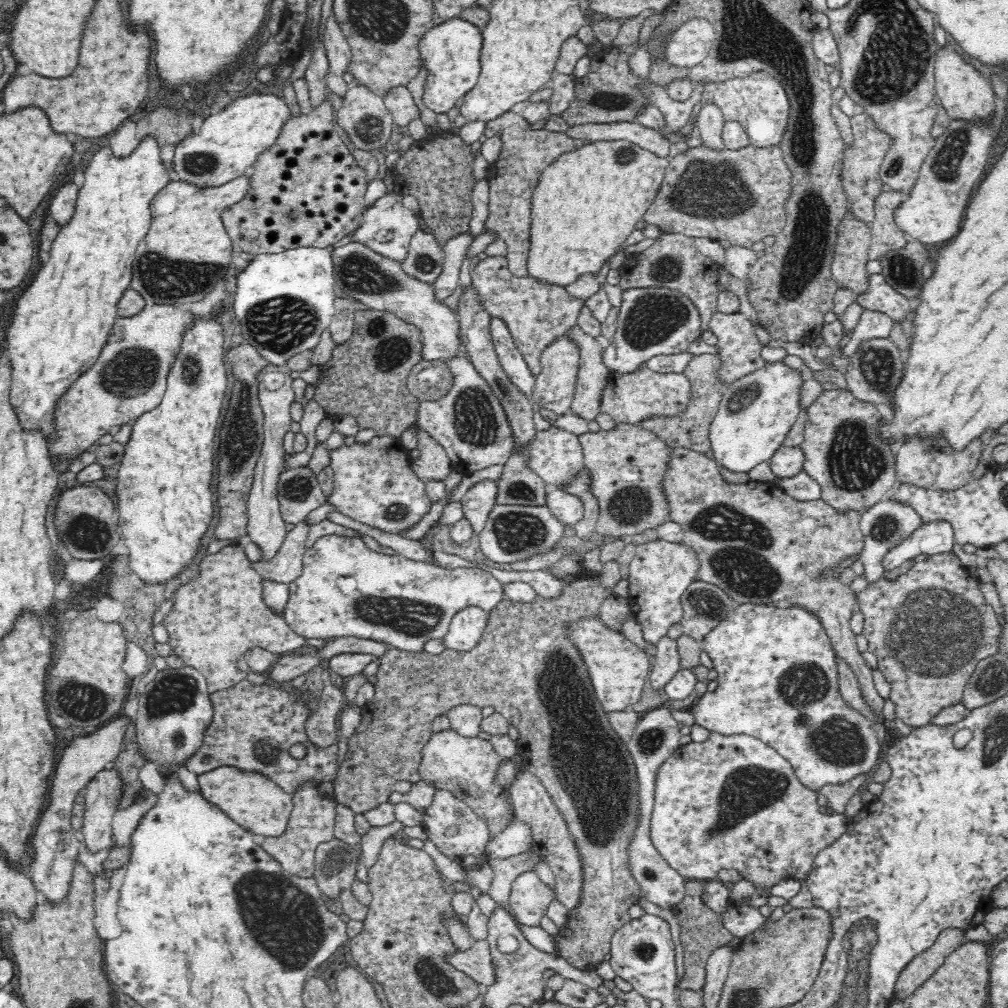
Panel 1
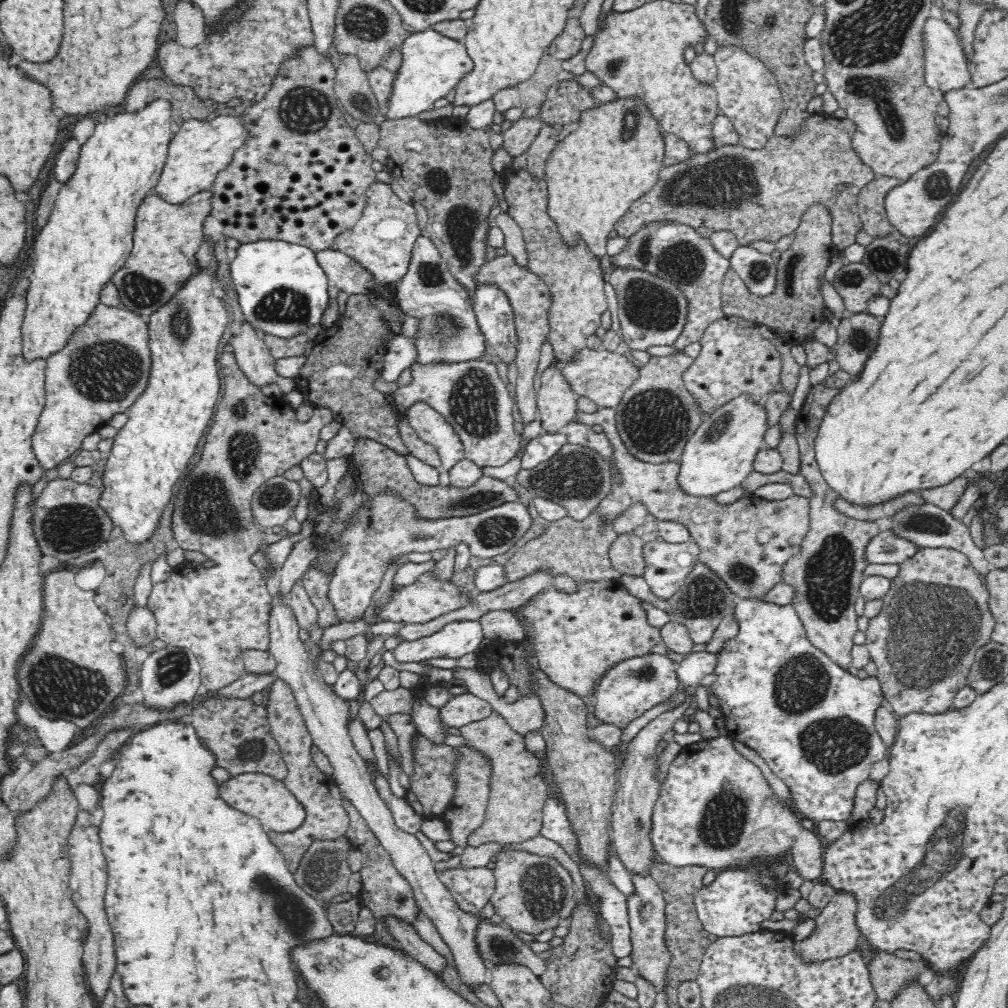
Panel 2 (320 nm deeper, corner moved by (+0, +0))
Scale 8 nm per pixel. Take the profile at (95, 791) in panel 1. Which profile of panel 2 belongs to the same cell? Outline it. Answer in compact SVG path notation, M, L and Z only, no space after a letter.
M80 810L69 836L68 851L72 861L72 874L69 880L71 897L79 911L85 916L88 929L83 940L82 962L85 968L87 984L96 996L102 1000L109 990L111 976L115 972L116 959L113 945L113 932L106 912L105 896L107 892L107 862L99 837L99 828L92 824L91 814Z

